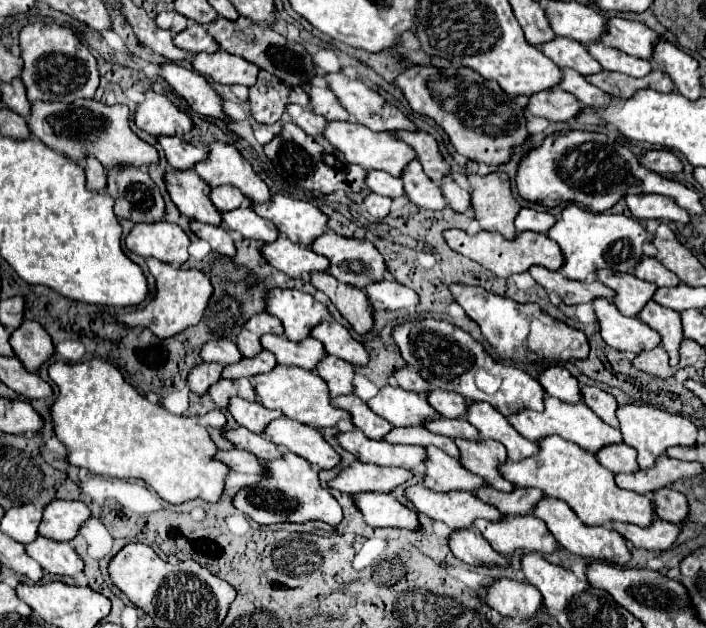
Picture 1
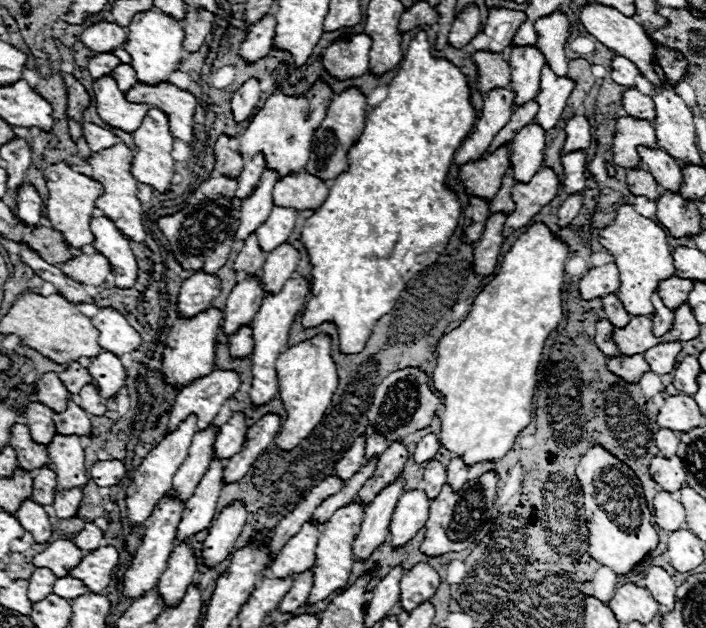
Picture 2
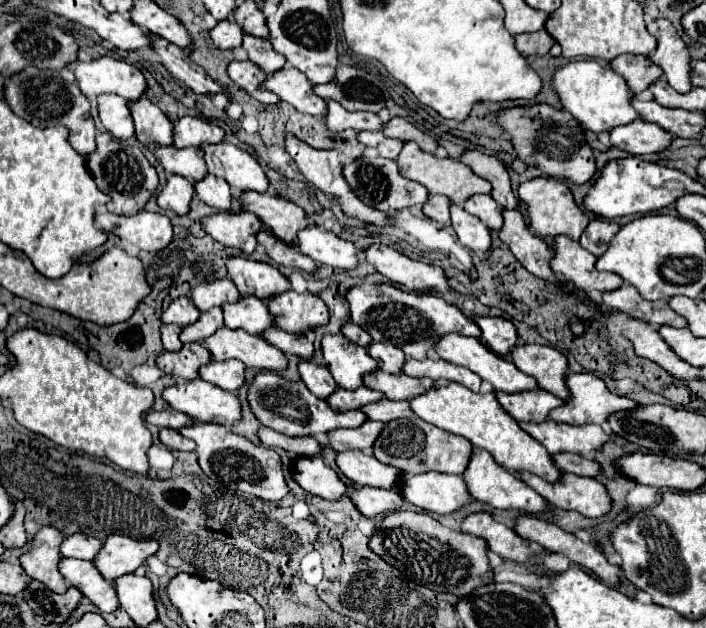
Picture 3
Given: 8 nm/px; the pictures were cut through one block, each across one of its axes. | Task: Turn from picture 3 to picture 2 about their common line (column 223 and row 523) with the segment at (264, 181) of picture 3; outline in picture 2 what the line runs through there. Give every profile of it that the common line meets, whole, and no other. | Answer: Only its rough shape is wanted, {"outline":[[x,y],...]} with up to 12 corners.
{"outline":[[162,498],[138,528],[124,572],[132,600],[156,588],[174,550],[184,504]]}

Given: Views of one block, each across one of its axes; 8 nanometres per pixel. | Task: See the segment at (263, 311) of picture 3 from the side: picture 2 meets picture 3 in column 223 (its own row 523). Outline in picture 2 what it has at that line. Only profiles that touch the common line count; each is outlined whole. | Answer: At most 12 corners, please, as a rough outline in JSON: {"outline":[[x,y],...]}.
{"outline":[[306,522],[270,566],[272,578],[314,566],[320,528]]}

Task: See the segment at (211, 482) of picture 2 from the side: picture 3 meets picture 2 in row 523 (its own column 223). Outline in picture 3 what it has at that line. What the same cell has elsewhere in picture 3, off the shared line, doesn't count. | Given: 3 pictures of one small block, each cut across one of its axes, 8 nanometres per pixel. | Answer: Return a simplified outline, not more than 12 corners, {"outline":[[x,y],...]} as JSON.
{"outline":[[208,174],[194,186],[196,196],[218,210],[230,210],[230,186]]}

